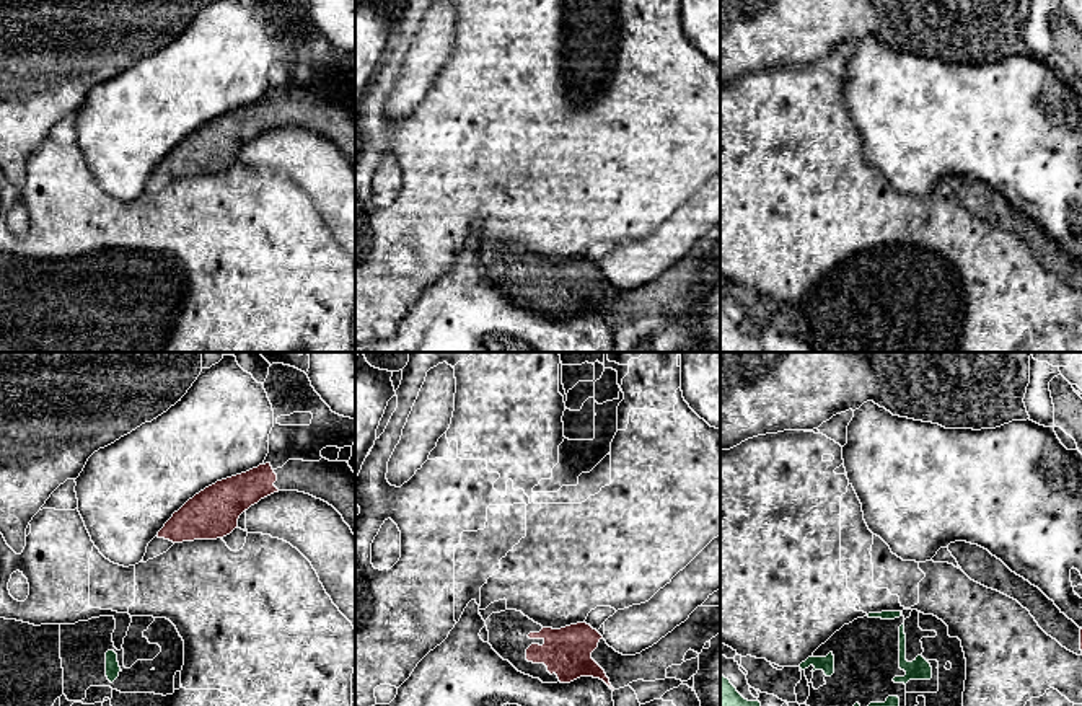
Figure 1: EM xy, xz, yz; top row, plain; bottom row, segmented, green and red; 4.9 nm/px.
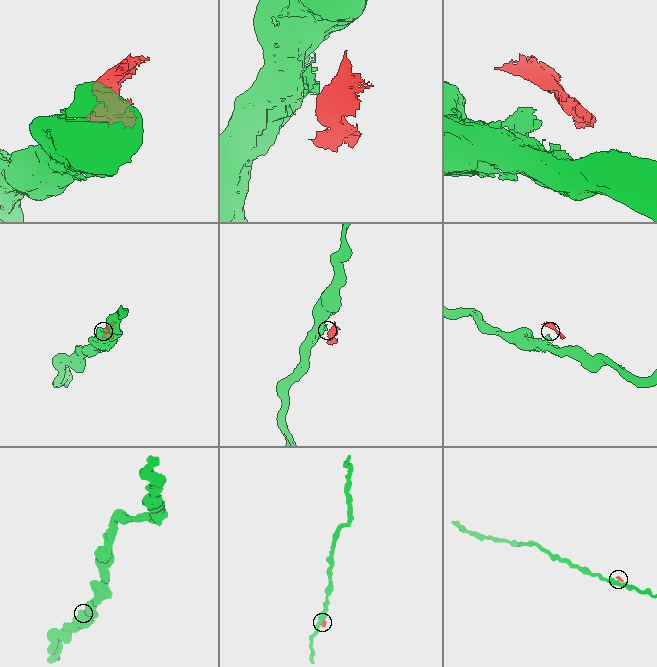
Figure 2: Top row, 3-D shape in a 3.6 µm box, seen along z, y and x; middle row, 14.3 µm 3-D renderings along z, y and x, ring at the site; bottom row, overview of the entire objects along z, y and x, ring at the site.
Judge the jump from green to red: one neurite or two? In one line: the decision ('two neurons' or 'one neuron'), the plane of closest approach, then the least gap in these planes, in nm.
two neurons | xy | 600 nm

